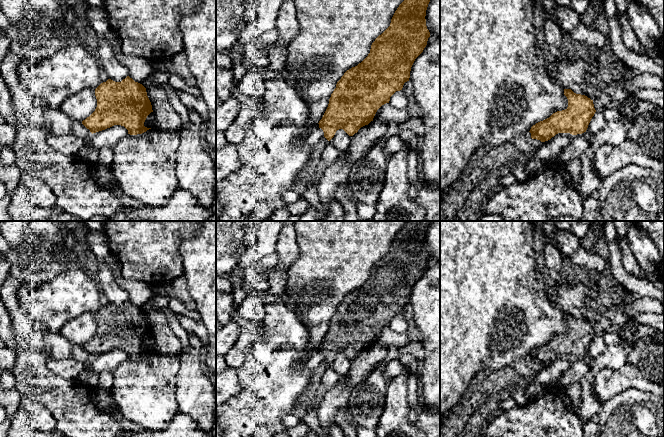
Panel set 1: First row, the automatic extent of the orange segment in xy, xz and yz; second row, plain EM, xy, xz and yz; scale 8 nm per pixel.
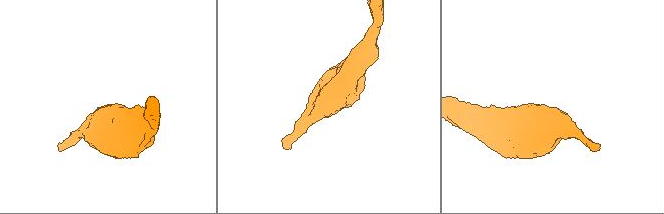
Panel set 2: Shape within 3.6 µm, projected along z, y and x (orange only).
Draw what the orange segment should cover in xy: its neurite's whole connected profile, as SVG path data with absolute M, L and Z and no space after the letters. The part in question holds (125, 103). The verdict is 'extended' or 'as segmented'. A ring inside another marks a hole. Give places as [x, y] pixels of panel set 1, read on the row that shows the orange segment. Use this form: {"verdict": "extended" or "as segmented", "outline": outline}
{"verdict": "as segmented", "outline": "M127 76L121 82L108 79L95 89L97 107L82 121L96 133L114 125L124 126L128 134L137 135L151 128L144 126L147 116L153 112L146 88Z"}

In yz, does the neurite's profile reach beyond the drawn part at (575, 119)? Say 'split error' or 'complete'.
complete

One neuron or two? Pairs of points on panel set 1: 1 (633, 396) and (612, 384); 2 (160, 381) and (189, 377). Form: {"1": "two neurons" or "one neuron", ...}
{"1": "two neurons", "2": "two neurons"}

